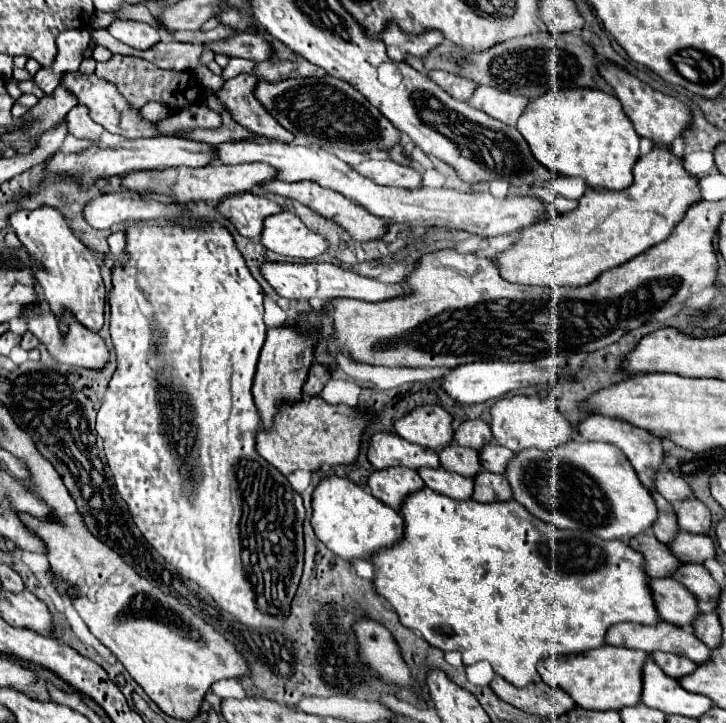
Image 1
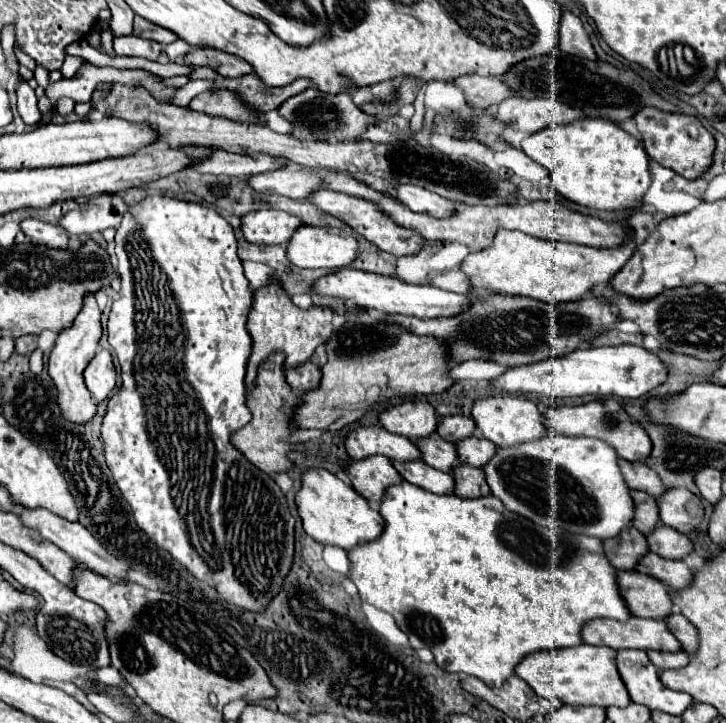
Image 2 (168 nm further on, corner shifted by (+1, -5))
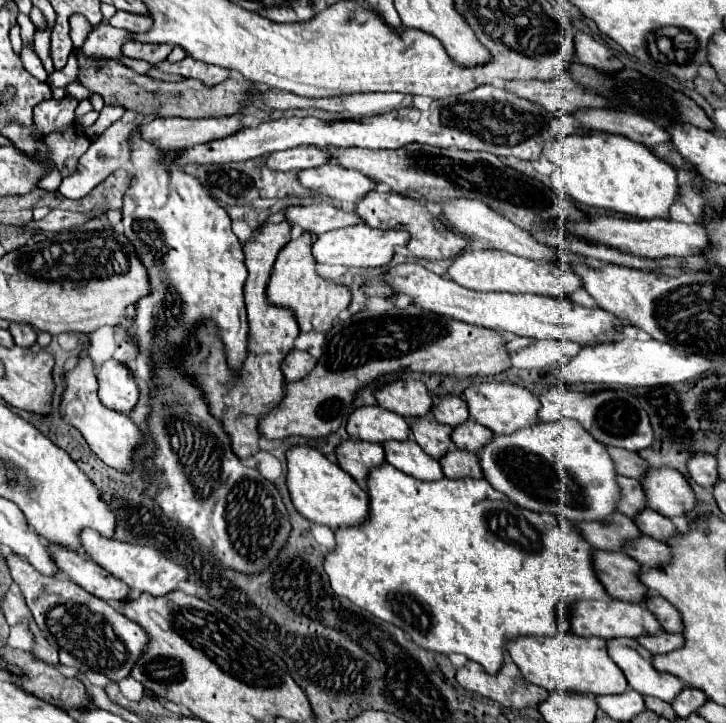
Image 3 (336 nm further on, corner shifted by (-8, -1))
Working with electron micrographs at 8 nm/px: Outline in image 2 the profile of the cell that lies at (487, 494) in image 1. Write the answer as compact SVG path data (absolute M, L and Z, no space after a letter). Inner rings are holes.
M459 464L453 470L453 478L455 478L455 494L461 498L491 496L491 488L487 486L487 480L481 468Z

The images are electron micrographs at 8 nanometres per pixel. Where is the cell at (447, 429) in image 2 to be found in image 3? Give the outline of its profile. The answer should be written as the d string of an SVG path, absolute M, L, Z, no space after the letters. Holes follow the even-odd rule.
M440 396L440 400L432 406L432 416L440 424L448 424L456 428L458 422L468 420L468 408L466 402L458 396Z

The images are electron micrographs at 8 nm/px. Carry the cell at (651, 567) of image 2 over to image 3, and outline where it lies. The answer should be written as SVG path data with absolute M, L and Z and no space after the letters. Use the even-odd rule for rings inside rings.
M644 534L634 540L628 540L624 552L634 558L642 568L660 568L670 560L670 548L666 546L666 542L648 538Z

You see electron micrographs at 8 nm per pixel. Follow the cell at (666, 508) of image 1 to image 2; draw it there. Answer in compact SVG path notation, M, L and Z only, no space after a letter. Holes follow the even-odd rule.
M631 490L631 496L635 500L635 520L633 520L633 526L643 532L645 536L649 536L659 524L661 524L661 518L659 518L659 508L657 508L657 500L651 498L649 494L643 494L639 490Z

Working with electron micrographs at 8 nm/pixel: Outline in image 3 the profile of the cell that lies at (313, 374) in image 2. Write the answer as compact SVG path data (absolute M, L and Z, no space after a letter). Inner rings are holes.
M290 350L284 362L280 364L280 370L284 374L286 382L296 382L310 374L310 370L316 366L316 358L310 356L304 350Z

